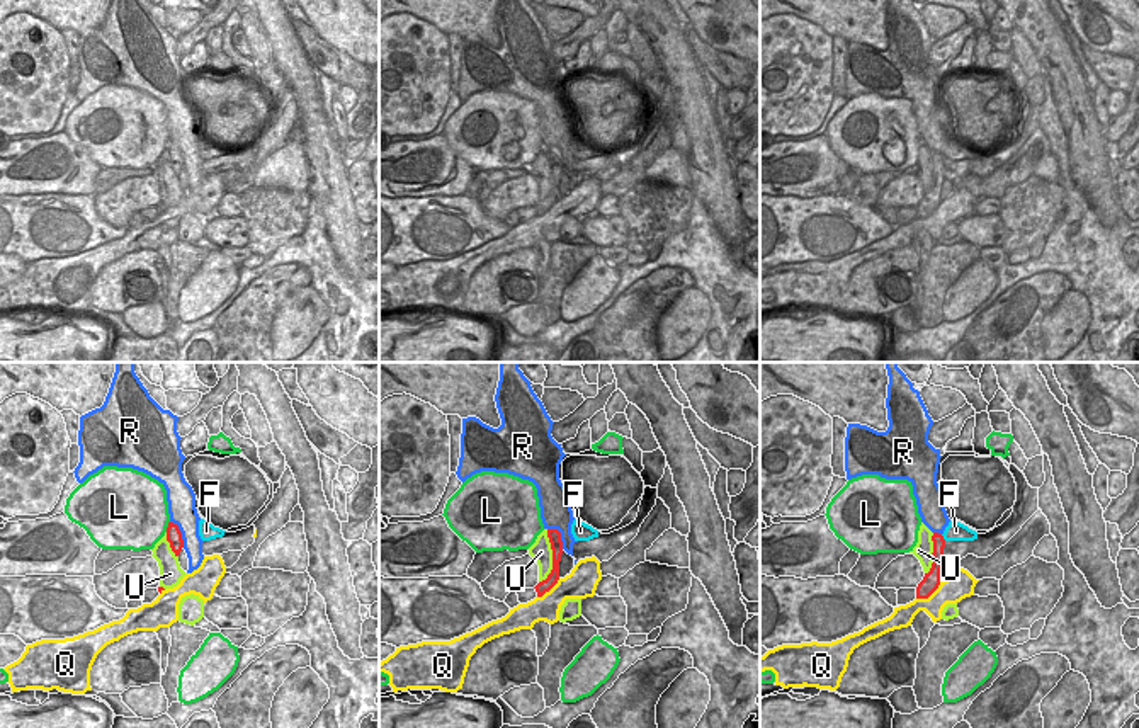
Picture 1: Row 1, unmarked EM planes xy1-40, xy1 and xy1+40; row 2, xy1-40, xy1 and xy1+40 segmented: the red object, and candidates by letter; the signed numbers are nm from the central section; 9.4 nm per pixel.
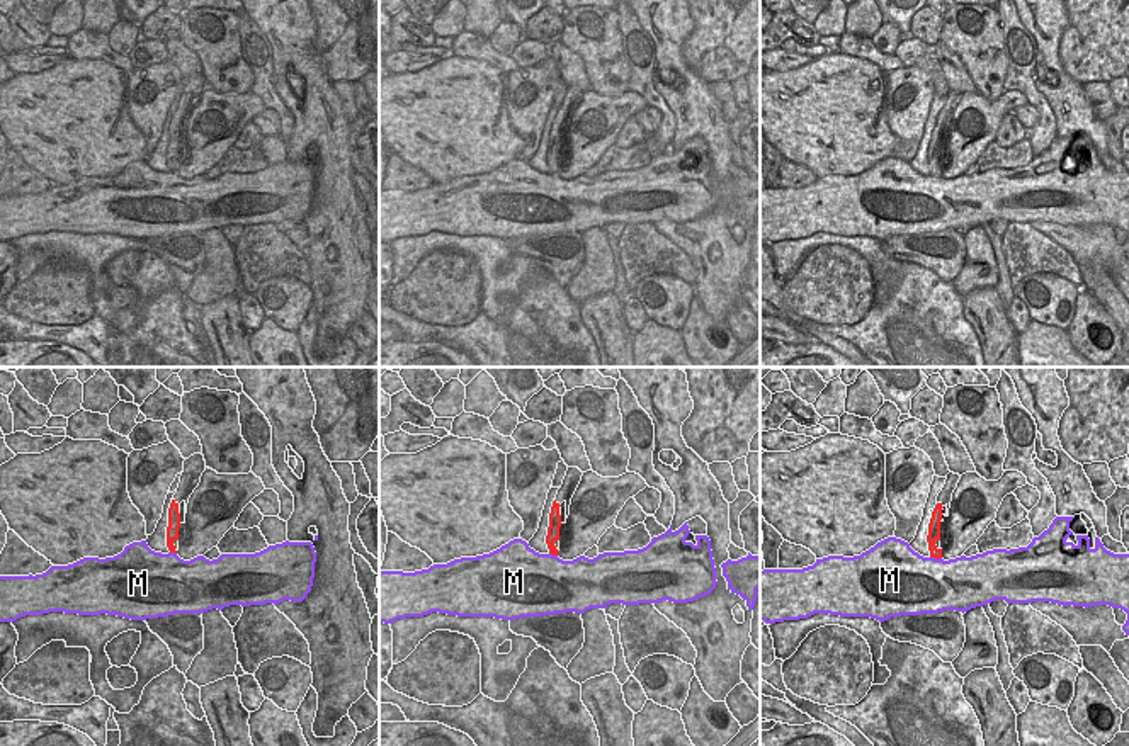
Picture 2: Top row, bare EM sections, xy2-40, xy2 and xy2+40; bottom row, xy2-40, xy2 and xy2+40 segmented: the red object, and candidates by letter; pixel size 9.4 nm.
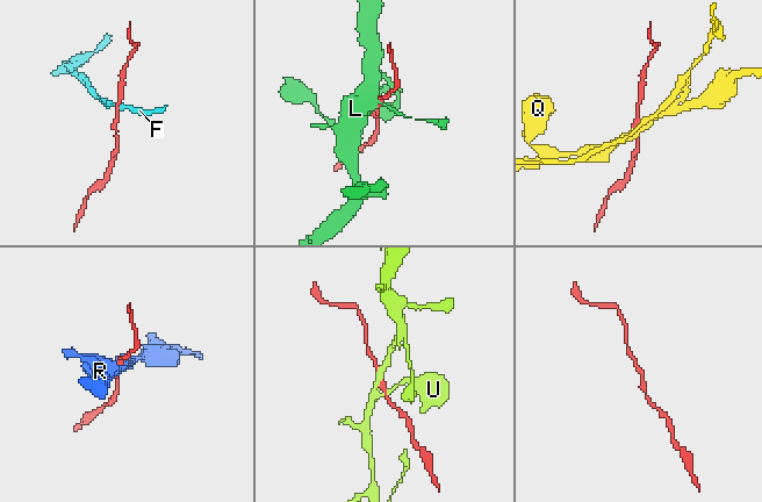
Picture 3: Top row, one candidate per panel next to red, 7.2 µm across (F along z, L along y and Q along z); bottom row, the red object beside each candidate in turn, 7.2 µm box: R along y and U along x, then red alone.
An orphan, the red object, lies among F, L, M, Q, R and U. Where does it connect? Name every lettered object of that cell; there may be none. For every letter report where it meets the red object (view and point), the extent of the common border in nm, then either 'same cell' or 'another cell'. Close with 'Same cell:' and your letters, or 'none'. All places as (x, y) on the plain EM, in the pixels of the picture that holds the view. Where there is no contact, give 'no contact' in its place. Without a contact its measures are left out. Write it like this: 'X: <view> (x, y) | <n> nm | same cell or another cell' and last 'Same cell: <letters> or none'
F: xy1+40 (942, 157) | 80 nm | another cell
L: xy1-40 (169, 145) | 120 nm | another cell
M: xy2+40 (936, 177) | 110 nm | another cell
Q: xy1+40 (929, 215) | 300 nm | another cell
R: xy1-40 (181, 152) | 280 nm | another cell
U: xy1 (553, 176) | 500 nm | another cell
Same cell: none

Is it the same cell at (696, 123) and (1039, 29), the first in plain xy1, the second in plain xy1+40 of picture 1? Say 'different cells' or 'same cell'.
same cell

